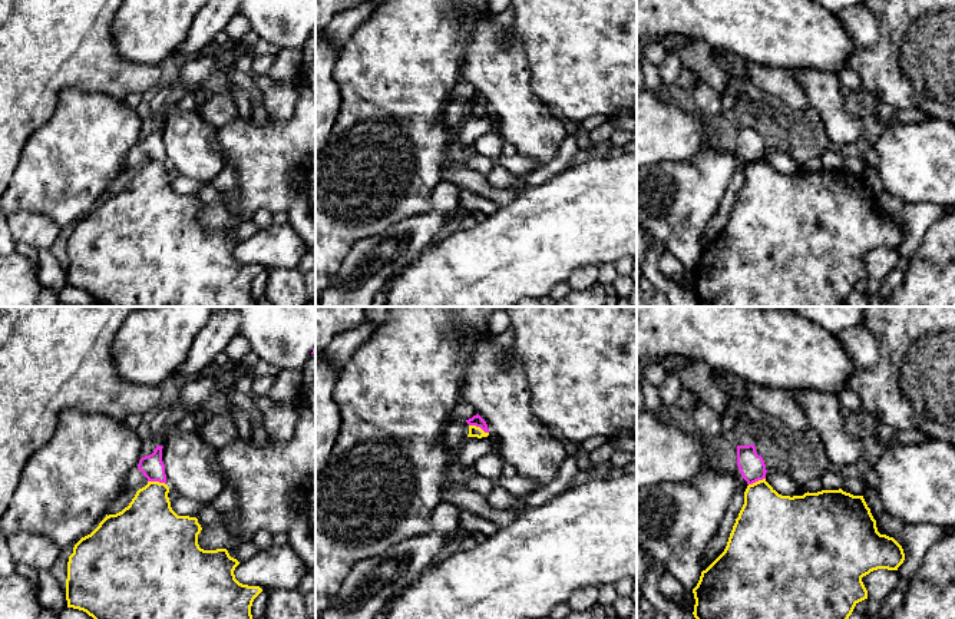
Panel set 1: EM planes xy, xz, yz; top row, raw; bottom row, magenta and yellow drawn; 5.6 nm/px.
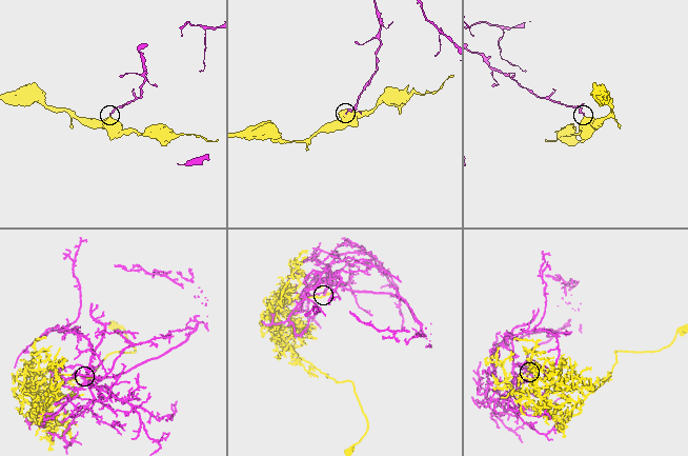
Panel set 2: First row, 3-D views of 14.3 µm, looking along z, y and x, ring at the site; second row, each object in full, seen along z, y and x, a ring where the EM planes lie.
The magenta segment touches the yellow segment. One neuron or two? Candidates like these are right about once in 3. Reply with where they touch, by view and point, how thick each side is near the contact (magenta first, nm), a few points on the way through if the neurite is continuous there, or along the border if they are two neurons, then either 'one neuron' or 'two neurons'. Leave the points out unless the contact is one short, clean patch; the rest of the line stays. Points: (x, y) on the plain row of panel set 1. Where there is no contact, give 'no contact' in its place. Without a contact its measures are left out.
contact xz (479, 105); calibres 70 and 60 nm; border xz (469, 103), (479, 105), (488, 112); two neurons

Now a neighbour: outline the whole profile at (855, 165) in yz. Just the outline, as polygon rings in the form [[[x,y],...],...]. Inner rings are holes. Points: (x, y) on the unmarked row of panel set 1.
[[[862,155],[845,156],[842,169],[853,175],[863,175],[865,165],[866,162]]]

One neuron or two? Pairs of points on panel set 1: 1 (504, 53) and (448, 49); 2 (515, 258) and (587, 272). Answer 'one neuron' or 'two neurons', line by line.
1: two neurons
2: two neurons

